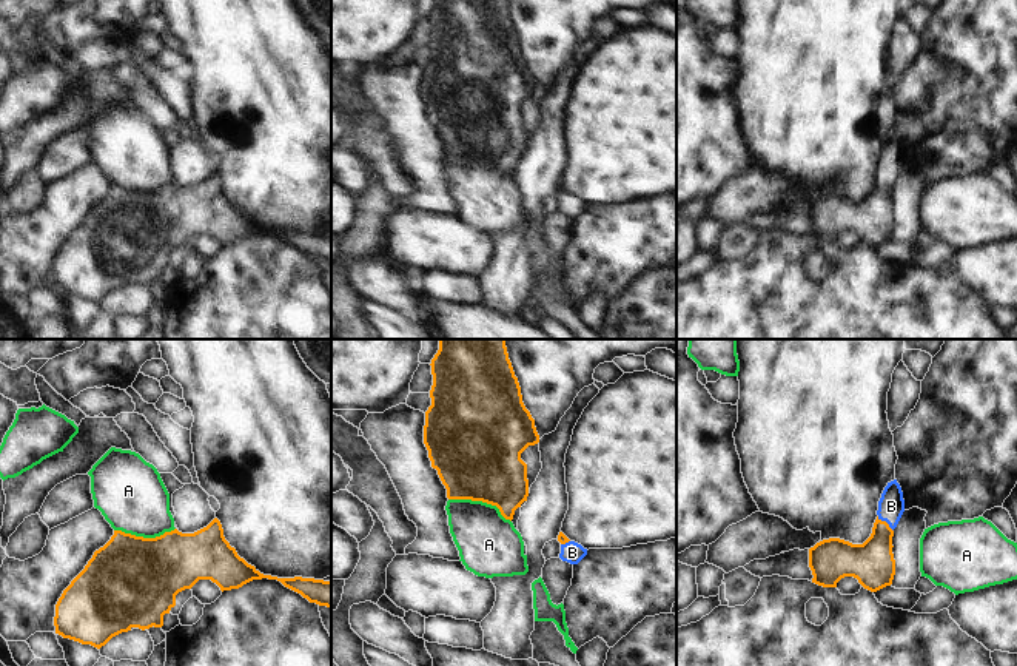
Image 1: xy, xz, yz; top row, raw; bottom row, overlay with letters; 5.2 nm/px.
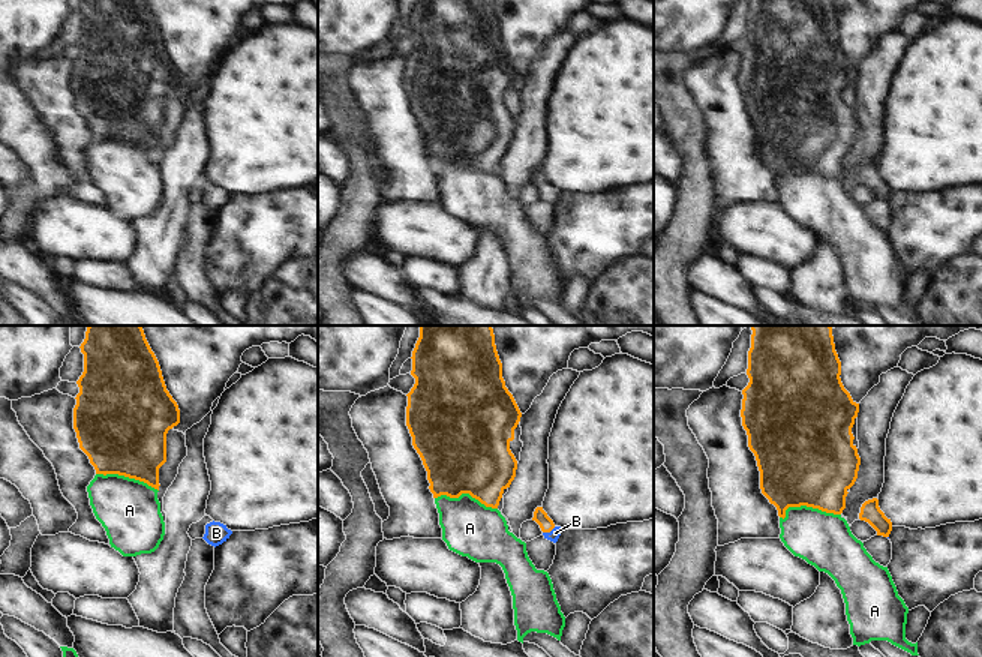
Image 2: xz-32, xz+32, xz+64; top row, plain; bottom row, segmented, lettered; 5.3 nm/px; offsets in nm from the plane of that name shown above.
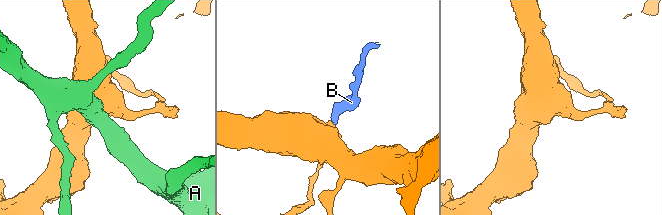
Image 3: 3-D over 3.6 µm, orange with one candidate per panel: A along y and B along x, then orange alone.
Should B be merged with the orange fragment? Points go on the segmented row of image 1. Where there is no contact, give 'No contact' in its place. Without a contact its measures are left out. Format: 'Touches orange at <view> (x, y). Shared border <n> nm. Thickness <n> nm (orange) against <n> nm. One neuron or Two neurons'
Touches orange at yz (886, 523). Shared border 120 nm. Thickness 220 nm (orange) against 140 nm. One neuron.

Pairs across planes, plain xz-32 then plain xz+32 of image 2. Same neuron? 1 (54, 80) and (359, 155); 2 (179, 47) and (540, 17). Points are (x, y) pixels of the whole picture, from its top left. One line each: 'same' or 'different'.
1: different
2: same

